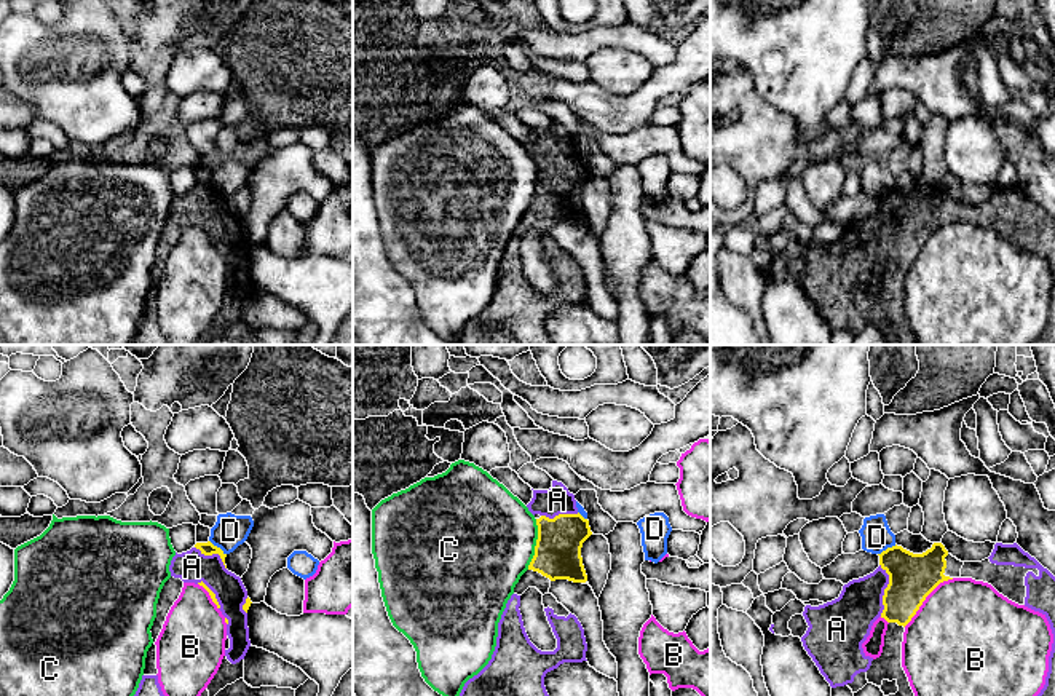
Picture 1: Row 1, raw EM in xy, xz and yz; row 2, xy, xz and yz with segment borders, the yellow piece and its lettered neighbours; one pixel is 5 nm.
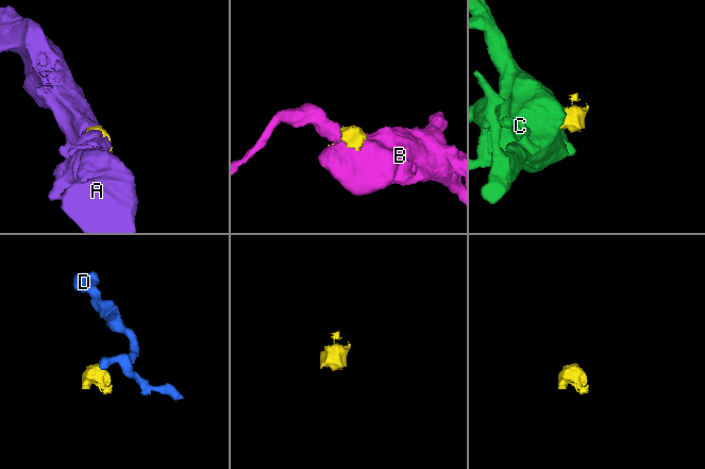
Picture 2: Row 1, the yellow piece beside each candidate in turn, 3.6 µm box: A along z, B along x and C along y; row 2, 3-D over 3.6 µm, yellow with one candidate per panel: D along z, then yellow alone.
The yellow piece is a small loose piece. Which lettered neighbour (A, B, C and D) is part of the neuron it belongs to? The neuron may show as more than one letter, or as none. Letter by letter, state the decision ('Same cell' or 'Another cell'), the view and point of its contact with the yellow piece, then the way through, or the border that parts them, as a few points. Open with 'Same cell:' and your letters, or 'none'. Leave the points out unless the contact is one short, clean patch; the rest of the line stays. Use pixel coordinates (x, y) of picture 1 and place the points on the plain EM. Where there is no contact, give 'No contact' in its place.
Same cell: A
A: Same cell. Touches yellow at yz (885, 232)
B: Another cell. Touches yellow at yz (924, 241)
C: Another cell. Touches yellow at xz (537, 187). Boundary: xz (537, 162), (535, 197), (527, 211)
D: Another cell. Touches yellow at xy (216, 189). Boundary: xy (209, 182), (225, 197)

